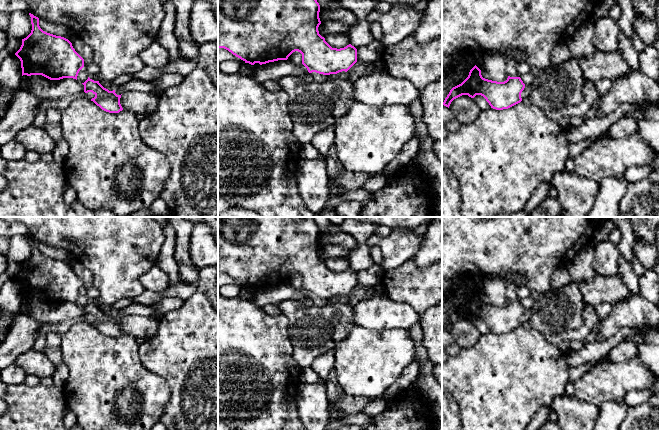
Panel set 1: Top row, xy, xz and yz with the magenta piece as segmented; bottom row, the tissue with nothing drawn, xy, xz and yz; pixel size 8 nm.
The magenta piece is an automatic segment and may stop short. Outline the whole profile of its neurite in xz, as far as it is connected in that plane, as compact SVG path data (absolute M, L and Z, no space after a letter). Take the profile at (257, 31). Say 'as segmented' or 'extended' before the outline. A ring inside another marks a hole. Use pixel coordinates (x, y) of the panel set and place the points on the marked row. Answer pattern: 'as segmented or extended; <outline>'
as segmented; M218 0L218 48L228 50L251 65L287 60L293 52L298 51L309 73L330 75L347 72L357 62L357 49L351 44L340 49L332 48L319 34L319 12L317 0Z

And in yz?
as segmented; M475 65L468 77L450 90L442 104L449 108L451 102L462 95L468 95L471 98L481 95L491 108L503 110L522 101L521 93L524 88L525 84L520 77L508 76L504 82L485 79L481 75L481 70Z

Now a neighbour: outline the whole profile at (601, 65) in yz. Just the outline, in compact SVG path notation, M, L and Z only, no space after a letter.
M595 49L592 56L578 59L578 63L584 77L593 83L601 79L619 78L630 69L619 51L603 52Z

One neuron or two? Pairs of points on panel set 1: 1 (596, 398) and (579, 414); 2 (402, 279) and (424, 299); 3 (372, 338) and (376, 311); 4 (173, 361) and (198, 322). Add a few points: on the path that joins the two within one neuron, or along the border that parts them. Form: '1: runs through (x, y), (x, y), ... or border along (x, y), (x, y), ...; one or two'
1: border along (573, 395), (576, 398), (594, 404), (598, 408); two
2: runs through (407, 283), (419, 294); one
3: border along (354, 325), (375, 330), (396, 329); two
4: runs through (183, 351), (194, 340), (195, 332); one

